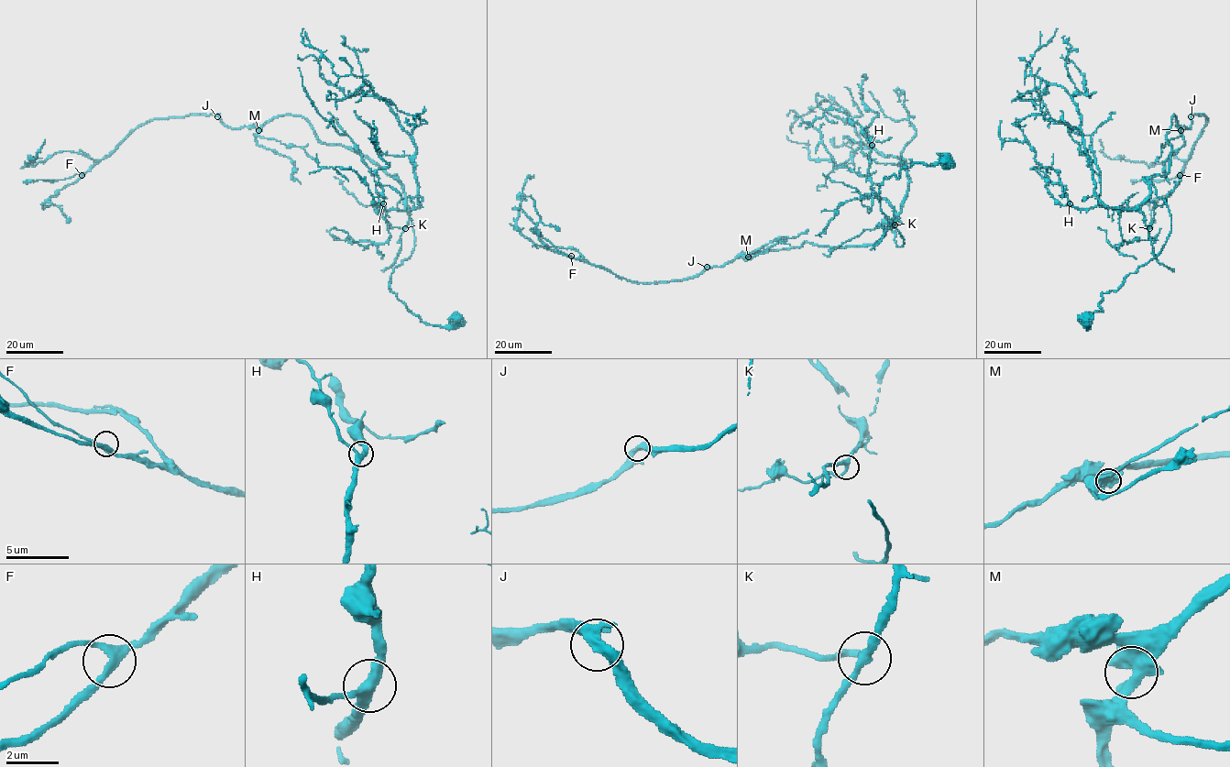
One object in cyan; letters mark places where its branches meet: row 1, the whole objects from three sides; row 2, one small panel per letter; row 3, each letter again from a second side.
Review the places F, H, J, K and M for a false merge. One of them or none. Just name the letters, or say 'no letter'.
no letter

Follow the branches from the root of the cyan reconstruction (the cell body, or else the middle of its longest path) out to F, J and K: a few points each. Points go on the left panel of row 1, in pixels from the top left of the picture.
F: (455, 322), (428, 325), (390, 290), (414, 242), (395, 175), (321, 142), (301, 116), (154, 118), (82, 175)
J: (455, 322), (428, 325), (390, 290), (414, 242), (395, 175), (321, 142), (301, 116), (234, 128), (217, 115)
K: (455, 322), (428, 325), (390, 290), (390, 274), (411, 256), (414, 242), (397, 180), (408, 207), (405, 228)

